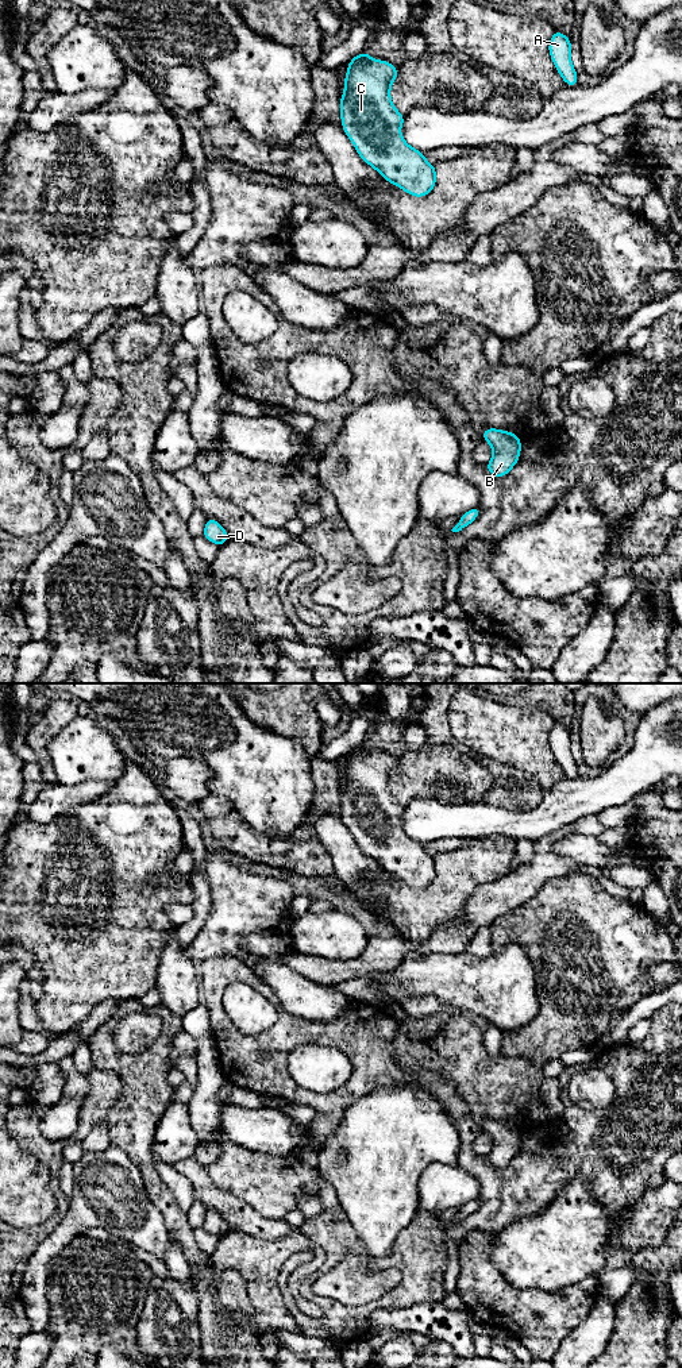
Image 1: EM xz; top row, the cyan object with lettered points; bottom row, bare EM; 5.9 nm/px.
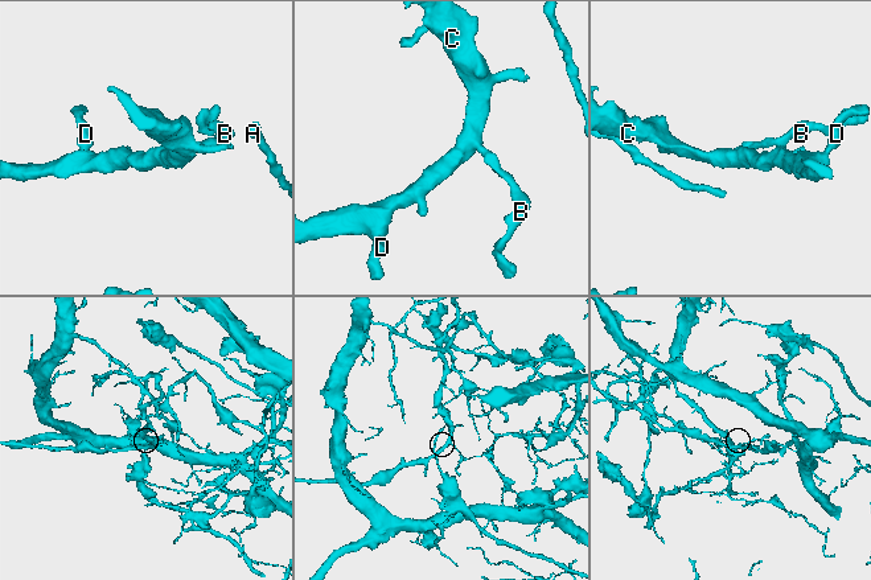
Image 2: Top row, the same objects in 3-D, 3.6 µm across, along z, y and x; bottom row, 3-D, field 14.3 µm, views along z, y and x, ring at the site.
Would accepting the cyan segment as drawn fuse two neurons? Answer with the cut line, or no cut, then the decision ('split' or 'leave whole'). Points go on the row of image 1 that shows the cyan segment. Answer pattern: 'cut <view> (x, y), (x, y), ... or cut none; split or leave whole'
cut none; leave whole

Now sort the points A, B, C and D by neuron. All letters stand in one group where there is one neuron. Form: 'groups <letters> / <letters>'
groups A B C D

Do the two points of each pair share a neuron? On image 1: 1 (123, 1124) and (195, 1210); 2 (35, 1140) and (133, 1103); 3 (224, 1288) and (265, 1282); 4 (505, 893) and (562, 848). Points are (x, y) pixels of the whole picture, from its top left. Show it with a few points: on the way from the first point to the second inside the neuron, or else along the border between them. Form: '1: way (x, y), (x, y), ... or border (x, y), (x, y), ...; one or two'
1: border (185, 1213), (192, 1229); two
2: border (122, 1082), (123, 1094), (111, 1108), (106, 1121); two
3: border (218, 1270), (241, 1275), (251, 1317); two
4: border (551, 844), (551, 850), (558, 855), (582, 864); two

